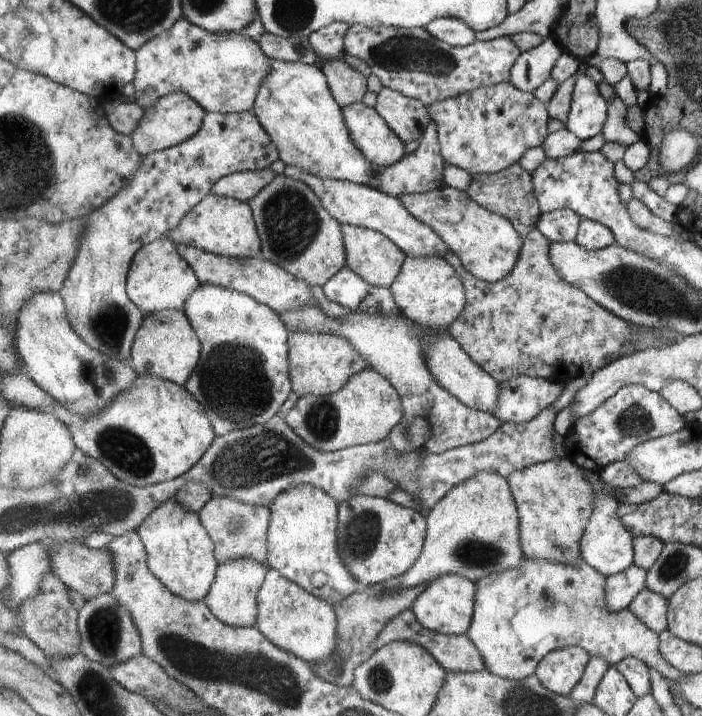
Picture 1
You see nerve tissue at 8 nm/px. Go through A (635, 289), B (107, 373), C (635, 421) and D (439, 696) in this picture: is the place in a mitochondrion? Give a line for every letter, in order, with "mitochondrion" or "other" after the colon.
A: mitochondrion
B: mitochondrion
C: mitochondrion
D: other

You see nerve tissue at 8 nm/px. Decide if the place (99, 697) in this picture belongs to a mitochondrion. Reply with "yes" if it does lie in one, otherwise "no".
yes

